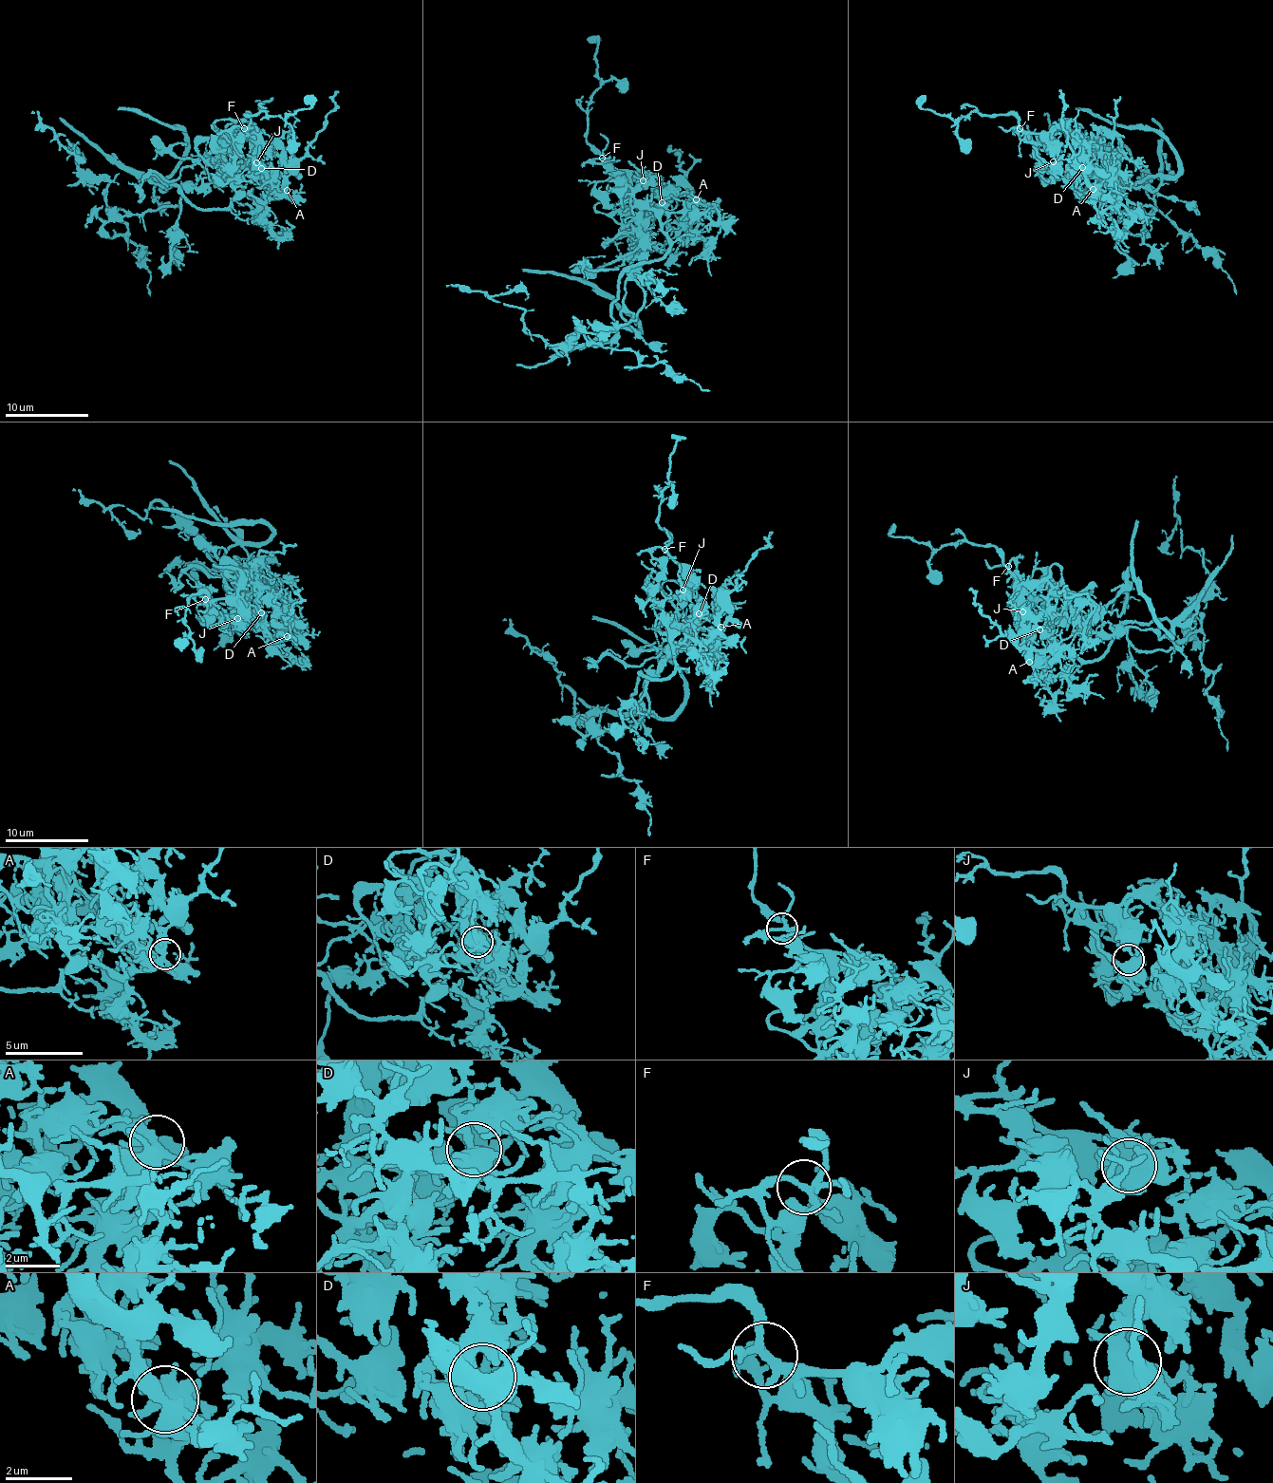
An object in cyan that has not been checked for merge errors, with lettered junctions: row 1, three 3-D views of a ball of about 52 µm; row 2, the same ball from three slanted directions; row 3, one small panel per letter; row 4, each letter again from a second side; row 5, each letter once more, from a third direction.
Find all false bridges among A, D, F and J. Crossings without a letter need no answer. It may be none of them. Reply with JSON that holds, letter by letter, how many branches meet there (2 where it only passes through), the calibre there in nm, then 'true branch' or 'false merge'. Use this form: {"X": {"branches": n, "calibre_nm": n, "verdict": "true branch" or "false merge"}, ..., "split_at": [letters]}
{"A": {"branches": 4, "calibre_nm": 400, "verdict": "true branch"}, "D": {"branches": 5, "calibre_nm": 440, "verdict": "true branch"}, "F": {"branches": 4, "calibre_nm": 220, "verdict": "true branch"}, "J": {"branches": 6, "calibre_nm": 480, "verdict": "true branch"}, "split_at": []}

